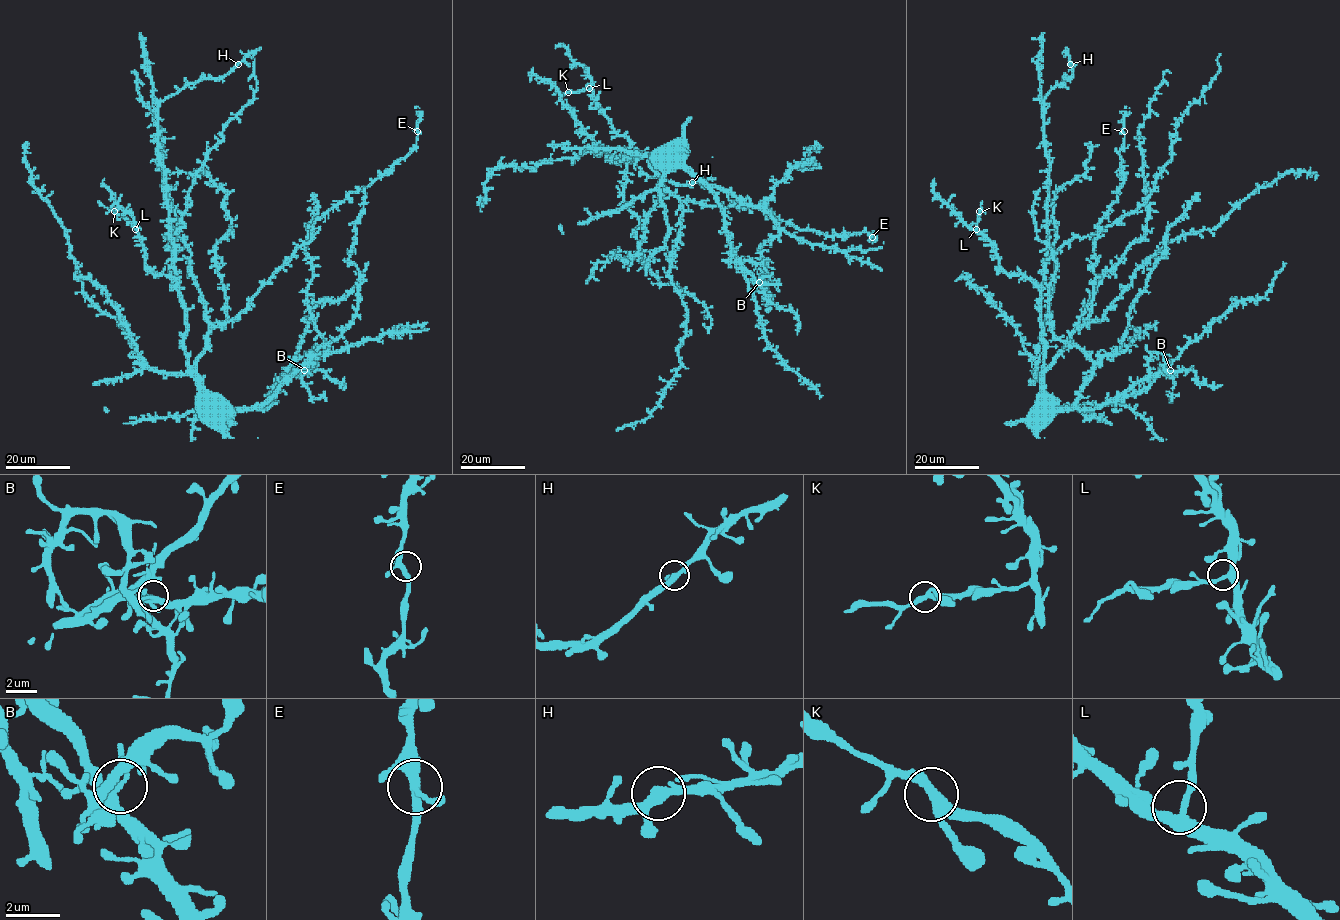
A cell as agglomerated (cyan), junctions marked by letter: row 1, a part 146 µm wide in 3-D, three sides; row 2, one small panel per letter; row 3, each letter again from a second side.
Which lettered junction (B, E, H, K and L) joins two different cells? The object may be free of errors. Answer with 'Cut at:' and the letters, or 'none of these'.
Cut at: none of these

